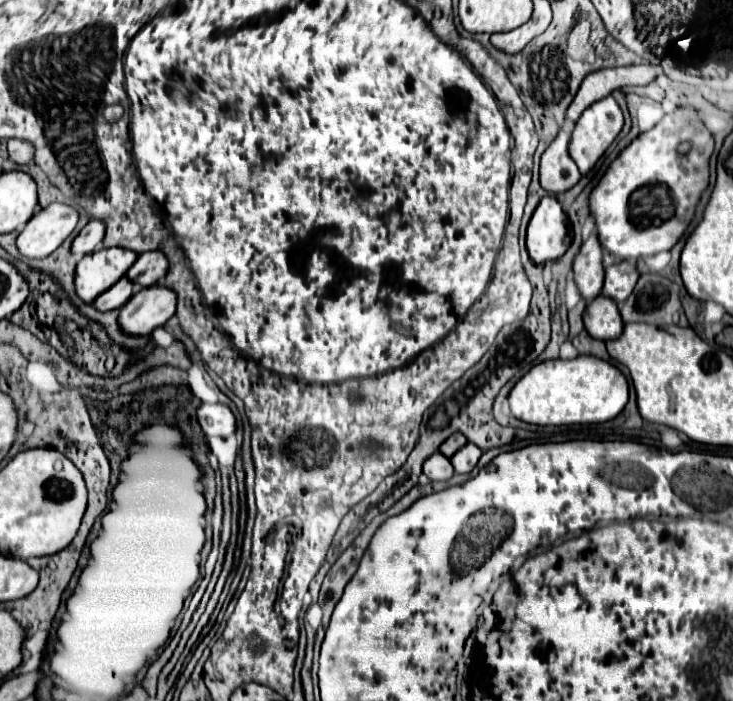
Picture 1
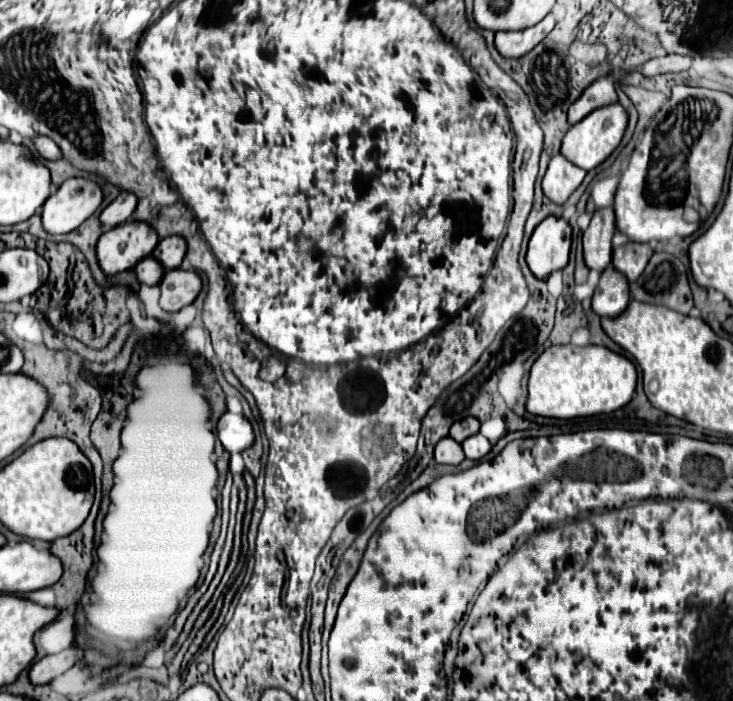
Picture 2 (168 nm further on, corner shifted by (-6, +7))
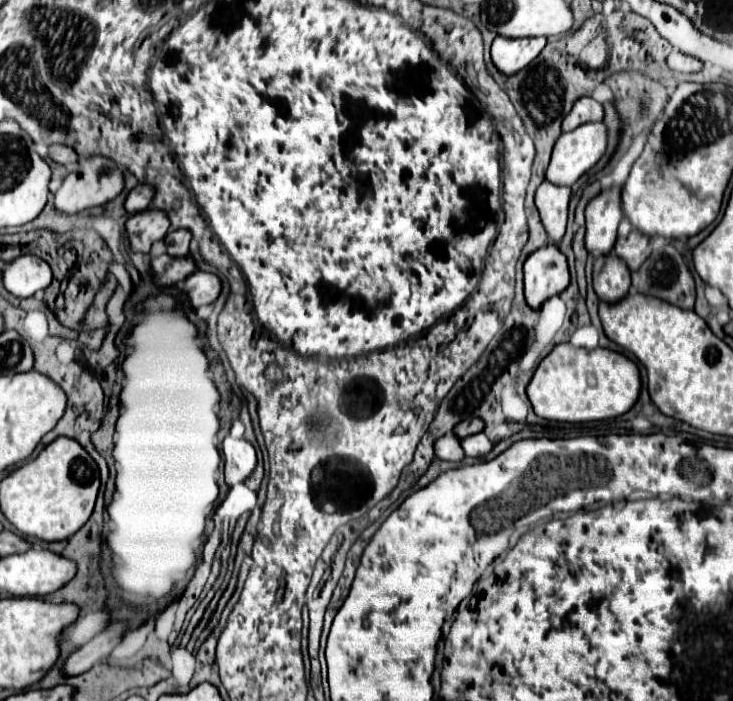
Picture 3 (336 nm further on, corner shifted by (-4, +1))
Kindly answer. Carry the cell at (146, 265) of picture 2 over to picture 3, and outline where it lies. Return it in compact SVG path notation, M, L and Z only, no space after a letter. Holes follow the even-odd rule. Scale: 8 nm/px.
M161 255L151 259L153 271L155 271L155 281L159 285L173 285L189 277L193 271L197 271L195 261L191 255L187 257L171 257L171 255Z

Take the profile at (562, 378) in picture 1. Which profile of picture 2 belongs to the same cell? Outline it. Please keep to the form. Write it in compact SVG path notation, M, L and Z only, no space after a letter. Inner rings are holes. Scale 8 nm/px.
M559 345L545 349L529 371L527 411L541 417L573 419L599 413L611 413L627 405L635 393L635 365L607 347Z

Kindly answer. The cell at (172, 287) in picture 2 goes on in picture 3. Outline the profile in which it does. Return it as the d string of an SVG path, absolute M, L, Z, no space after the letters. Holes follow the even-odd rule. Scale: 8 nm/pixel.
M195 271L185 279L183 293L189 297L193 307L201 307L207 303L213 303L221 293L221 279L215 273L207 271Z

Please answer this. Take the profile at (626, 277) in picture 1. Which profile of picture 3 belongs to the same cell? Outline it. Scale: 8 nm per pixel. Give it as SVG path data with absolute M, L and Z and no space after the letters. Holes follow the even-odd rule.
M633 229L627 237L617 239L613 251L627 261L627 265L629 265L631 271L635 271L635 269L639 269L639 265L641 265L641 263L649 257L649 253L651 253L649 241L651 241L651 237L645 237L643 233L639 233L637 229Z

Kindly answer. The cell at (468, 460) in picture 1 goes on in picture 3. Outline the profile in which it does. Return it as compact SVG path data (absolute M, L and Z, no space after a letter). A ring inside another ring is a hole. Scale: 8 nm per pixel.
M485 433L469 435L469 437L465 437L465 439L461 441L461 445L463 445L465 455L469 455L469 457L483 457L483 455L487 455L487 453L491 451L491 447L493 447Z

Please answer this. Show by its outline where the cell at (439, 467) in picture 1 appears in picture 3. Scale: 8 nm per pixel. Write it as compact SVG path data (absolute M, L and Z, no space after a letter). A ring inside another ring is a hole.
M445 433L435 441L435 455L443 461L461 461L465 457L461 441L457 439L455 433Z

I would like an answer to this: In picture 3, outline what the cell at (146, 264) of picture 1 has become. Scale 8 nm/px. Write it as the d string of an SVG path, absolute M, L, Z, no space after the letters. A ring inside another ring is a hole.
M179 229L179 231L171 231L165 235L165 243L167 243L167 253L173 257L185 257L189 253L189 243L191 243L191 231L187 229Z

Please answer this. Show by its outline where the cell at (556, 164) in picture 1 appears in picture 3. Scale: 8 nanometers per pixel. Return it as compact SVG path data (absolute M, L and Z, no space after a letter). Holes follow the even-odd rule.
M543 181L535 193L535 205L539 209L539 217L549 235L551 245L559 245L559 241L565 235L569 197L571 197L569 187L557 187L547 181Z

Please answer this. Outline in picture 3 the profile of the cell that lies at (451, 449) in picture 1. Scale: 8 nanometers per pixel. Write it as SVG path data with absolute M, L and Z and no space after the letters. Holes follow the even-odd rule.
M475 417L475 419L465 419L465 421L461 421L453 431L455 431L455 435L457 435L459 439L465 439L465 437L469 437L469 435L481 433L483 427L485 427L485 423L483 423L479 417Z

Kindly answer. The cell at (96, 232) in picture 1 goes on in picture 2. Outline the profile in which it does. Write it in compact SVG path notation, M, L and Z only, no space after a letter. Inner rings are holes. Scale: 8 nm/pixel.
M123 191L117 195L117 199L113 203L109 203L103 213L99 215L99 225L103 229L113 229L119 227L123 223L129 221L131 211L135 211L135 195Z

